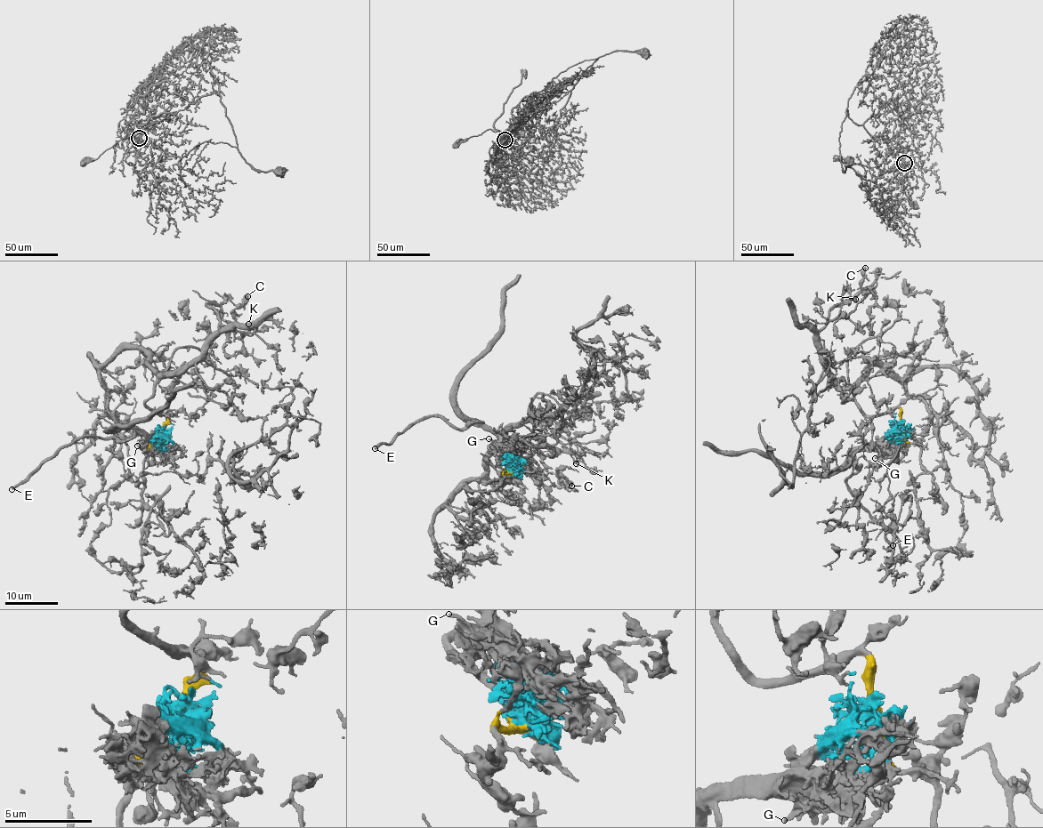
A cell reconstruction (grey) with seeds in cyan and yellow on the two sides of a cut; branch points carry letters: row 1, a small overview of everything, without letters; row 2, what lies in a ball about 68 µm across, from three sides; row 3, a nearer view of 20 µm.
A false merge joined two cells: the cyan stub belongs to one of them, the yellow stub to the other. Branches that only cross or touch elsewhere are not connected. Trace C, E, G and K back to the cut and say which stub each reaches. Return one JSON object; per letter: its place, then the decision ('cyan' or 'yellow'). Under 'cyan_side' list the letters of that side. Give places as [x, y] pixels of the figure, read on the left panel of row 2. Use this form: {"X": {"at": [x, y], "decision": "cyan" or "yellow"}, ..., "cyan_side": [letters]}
{"C": {"at": [247, 296], "decision": "yellow"}, "E": {"at": [12, 489], "decision": "cyan"}, "G": {"at": [137, 446], "decision": "cyan"}, "K": {"at": [248, 324], "decision": "yellow"}, "cyan_side": ["E", "G"]}

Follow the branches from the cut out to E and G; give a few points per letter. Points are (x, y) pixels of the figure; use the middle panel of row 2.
E: (511, 470), (501, 442), (477, 422), (453, 429), (438, 416), (429, 415), (375, 449)
G: (511, 470), (502, 452), (495, 449), (489, 438)

